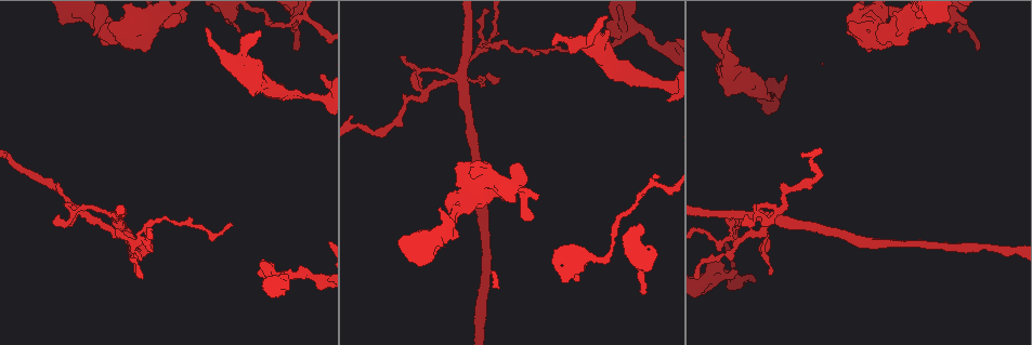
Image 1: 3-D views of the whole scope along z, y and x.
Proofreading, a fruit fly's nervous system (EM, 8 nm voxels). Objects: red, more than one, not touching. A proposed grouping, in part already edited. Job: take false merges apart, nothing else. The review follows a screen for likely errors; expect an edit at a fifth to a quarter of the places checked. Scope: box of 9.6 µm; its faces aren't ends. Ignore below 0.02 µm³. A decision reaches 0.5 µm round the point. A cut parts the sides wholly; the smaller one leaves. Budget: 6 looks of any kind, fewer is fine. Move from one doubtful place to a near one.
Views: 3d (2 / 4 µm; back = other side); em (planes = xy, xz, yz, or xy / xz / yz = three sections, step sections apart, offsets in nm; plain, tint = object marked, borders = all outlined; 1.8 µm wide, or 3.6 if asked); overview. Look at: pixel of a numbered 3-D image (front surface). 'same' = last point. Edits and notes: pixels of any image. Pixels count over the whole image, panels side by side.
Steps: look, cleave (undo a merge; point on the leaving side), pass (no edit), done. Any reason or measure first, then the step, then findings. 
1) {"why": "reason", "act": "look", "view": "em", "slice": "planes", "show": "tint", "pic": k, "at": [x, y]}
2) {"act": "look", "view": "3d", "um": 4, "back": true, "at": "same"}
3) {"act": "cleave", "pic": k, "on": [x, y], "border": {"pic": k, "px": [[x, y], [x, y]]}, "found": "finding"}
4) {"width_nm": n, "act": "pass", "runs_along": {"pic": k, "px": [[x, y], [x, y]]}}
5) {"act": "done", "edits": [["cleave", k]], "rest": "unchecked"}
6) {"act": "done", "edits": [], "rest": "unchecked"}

{"why": "sharp bend", "act": "look", "view": "em", "slice": "planes", "show": "tint", "pic": 1, "at": [634, 26]}

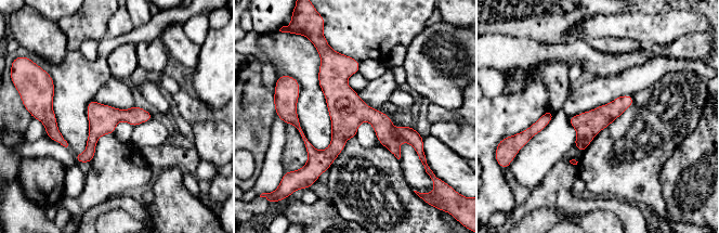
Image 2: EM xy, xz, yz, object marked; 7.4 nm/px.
{"act": "pass", "runs_along": {"pic": 2, "px": [[290, 115], [316, 154], [358, 117], [417, 140]]}, "found": "one neuron here"}

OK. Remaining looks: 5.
{"why": "abrupt turn", "act": "look", "view": "em", "slice": "planes", "show": "borders", "pic": 1, "at": [133, 243]}

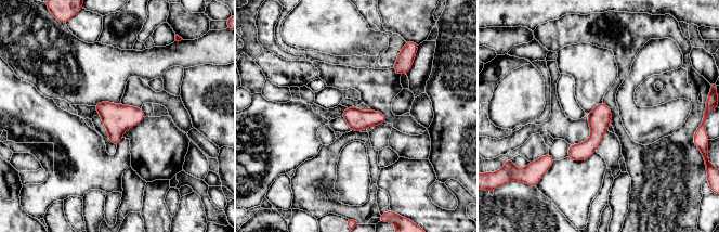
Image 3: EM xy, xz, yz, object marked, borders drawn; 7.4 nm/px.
{"act": "pass", "found": "continuous, no second neuron"}

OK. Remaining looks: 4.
{"why": "arms part here", "act": "look", "view": "3d", "um": 4, "pic": 1, "at": [776, 214]}

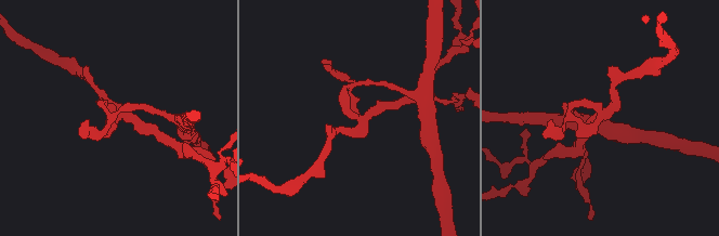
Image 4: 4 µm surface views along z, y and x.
{"arms": 3, "act": "look", "view": "em", "slice": "yz", "step": 4, "show": "tint", "pic": 4, "at": [360, 115]}

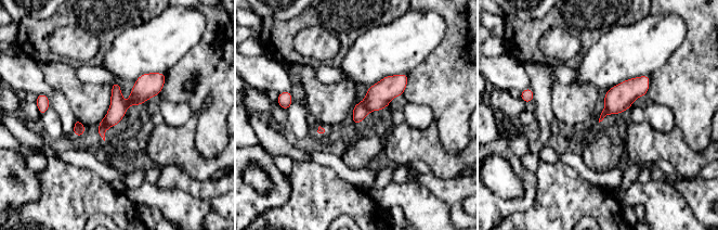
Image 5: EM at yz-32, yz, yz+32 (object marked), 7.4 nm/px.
{"act": "look", "view": "em", "slice": "planes", "show": "tint", "at": "same"}

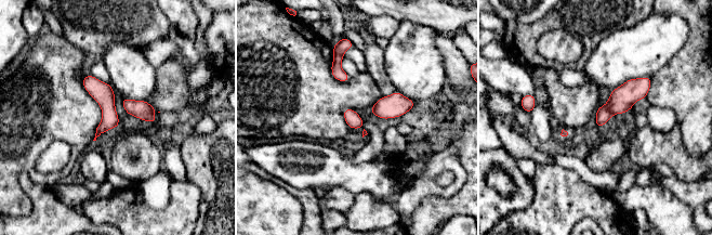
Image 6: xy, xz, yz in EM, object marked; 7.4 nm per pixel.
{"act": "cleave", "pic": 6, "on": [621, 100], "border": {"pic": 6, "px": [[606, 104], [612, 114]]}, "found": "a second neuron is stuck on"}

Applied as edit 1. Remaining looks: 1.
{"act": "done", "edits": [["cleave", 6]], "rest": "unchecked"}

